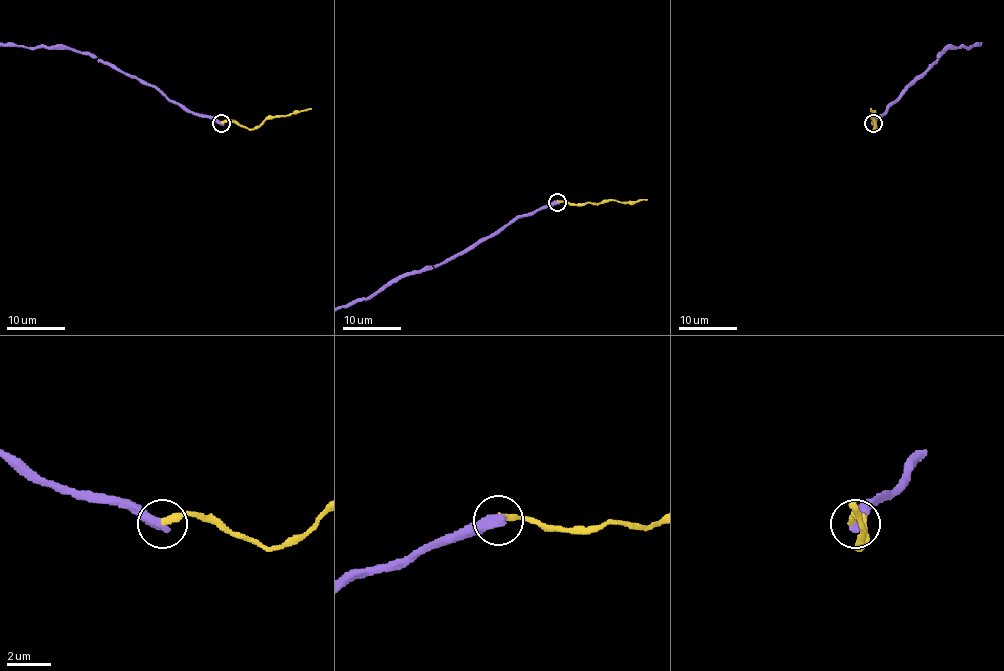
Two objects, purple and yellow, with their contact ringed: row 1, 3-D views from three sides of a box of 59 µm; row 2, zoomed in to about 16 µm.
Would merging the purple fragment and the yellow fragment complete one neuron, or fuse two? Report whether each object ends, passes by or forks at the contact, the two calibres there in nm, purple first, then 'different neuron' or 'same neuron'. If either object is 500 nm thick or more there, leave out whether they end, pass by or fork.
500/280 nm | different neuron

